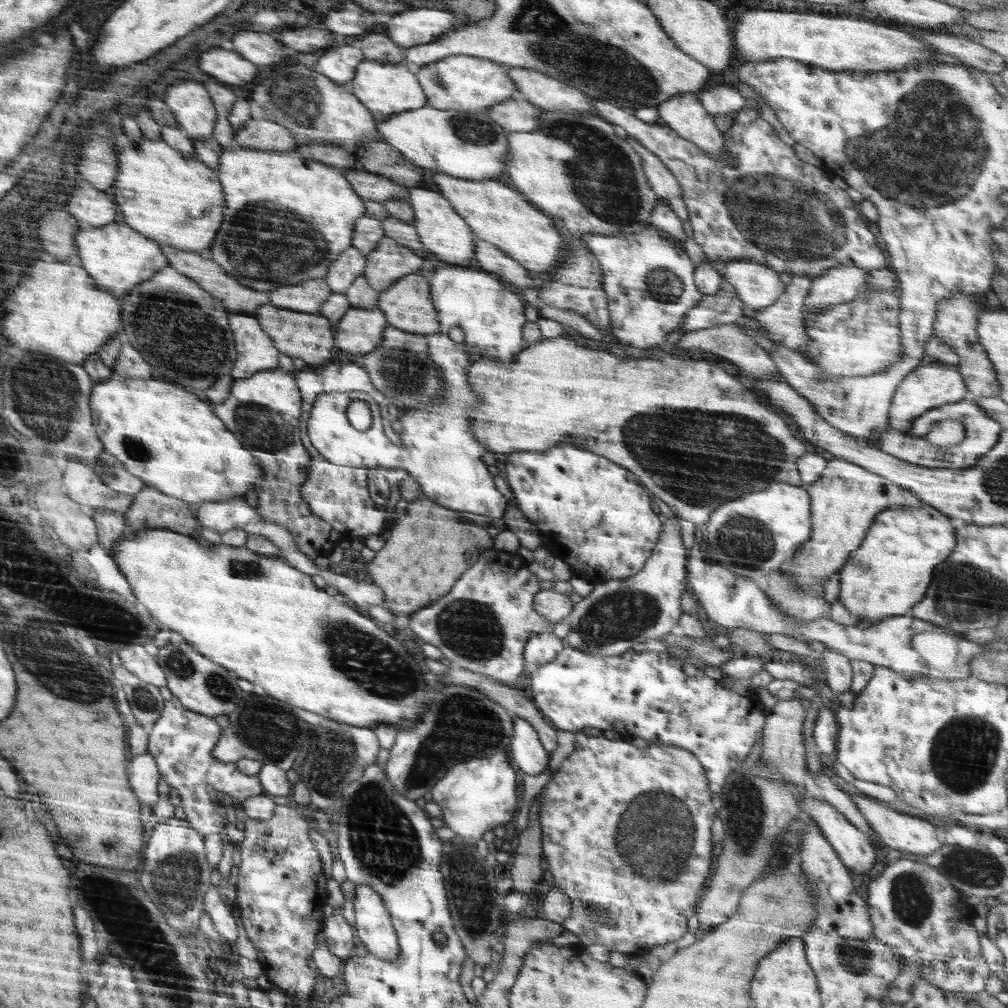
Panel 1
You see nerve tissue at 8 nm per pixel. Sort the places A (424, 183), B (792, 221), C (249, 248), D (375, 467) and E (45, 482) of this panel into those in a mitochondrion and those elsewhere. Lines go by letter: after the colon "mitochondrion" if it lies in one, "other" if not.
A: other
B: mitochondrion
C: mitochondrion
D: other
E: other

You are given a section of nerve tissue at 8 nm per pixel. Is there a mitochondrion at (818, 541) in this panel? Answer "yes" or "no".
no

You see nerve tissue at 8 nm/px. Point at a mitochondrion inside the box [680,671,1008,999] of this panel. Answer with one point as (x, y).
(960, 764)

